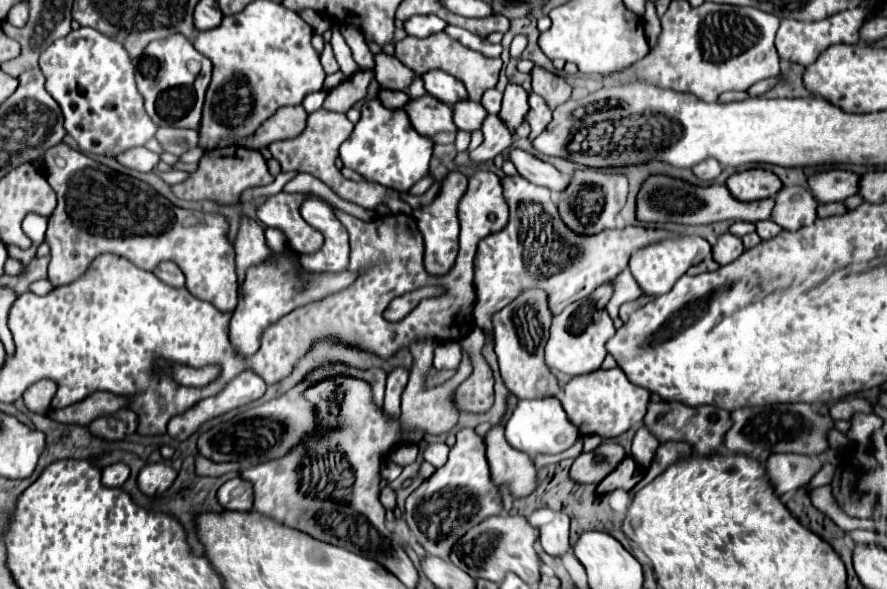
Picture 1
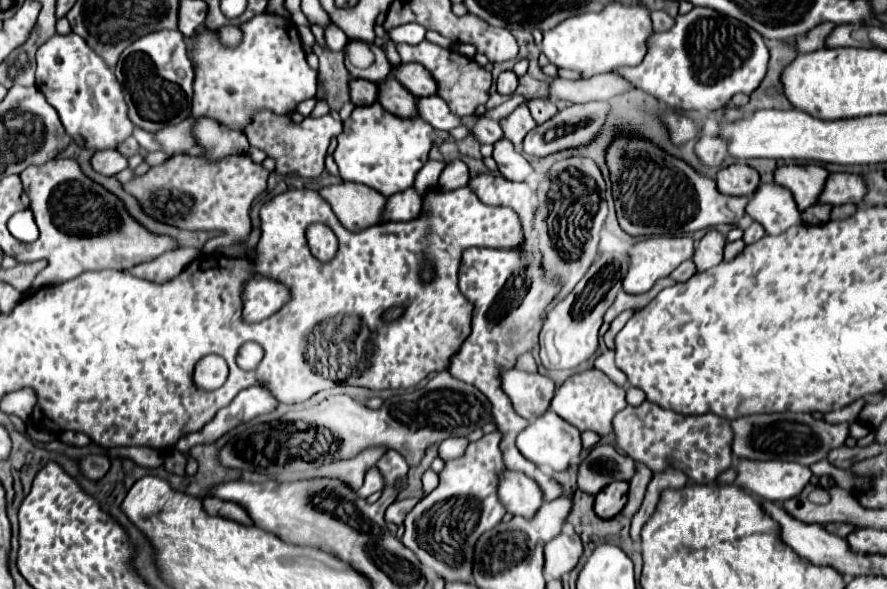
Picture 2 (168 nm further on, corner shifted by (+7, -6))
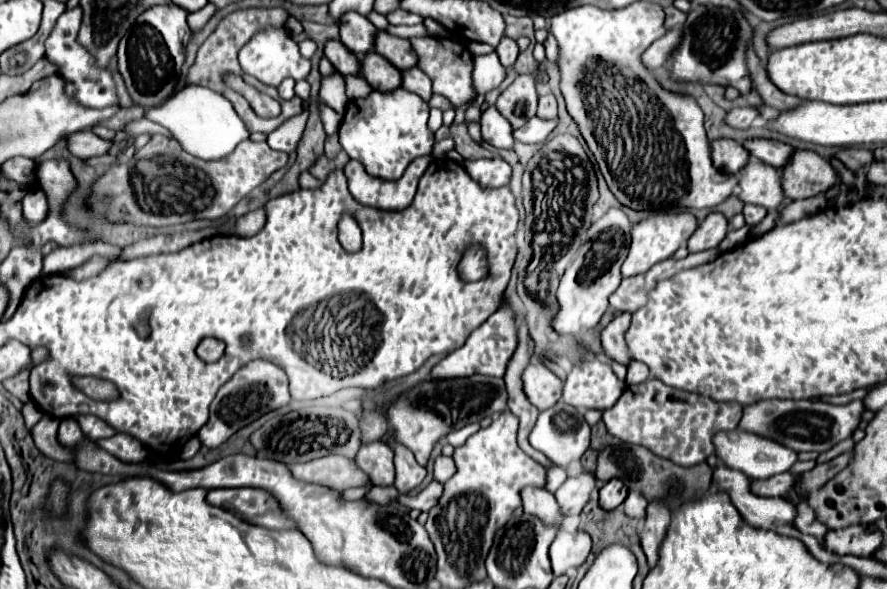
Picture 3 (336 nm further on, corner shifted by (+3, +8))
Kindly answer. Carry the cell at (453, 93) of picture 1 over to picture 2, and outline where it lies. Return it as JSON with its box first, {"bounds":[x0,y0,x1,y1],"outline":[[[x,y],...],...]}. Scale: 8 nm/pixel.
{"bounds":[391,63,437,97],"outline":[[[401,63],[391,69],[395,79],[415,97],[425,97],[425,95],[435,95],[437,85],[429,71],[419,65],[419,63]]]}

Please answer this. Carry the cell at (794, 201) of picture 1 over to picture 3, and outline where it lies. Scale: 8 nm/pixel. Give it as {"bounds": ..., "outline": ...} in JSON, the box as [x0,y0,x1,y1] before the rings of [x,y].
{"bounds":[739,157,785,211],"outline":[[[751,157],[739,179],[739,199],[743,203],[761,205],[767,211],[777,209],[785,199],[781,173],[775,167],[763,165],[763,161]]]}

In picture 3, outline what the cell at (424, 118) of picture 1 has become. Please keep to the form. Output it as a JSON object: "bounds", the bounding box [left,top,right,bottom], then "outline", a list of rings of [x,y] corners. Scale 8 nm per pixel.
{"bounds":[363,53,403,91],"outline":[[[367,53],[363,61],[363,75],[377,91],[395,91],[403,85],[403,75],[379,53]]]}

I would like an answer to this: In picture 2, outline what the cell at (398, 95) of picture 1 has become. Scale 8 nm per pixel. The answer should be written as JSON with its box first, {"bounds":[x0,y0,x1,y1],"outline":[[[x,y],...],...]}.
{"bounds":[349,79,377,105],"outline":[[[351,79],[349,95],[353,105],[371,105],[377,101],[377,87],[375,83],[367,83],[365,79]]]}

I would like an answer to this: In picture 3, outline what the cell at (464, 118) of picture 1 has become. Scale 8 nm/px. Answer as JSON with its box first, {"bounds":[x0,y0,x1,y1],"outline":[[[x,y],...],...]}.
{"bounds":[403,67,433,103],"outline":[[[419,67],[403,73],[403,87],[407,91],[411,91],[411,93],[417,93],[425,103],[429,103],[429,99],[433,97],[431,79]]]}

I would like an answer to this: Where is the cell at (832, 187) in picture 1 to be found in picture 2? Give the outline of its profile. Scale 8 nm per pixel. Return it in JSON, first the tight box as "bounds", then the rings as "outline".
{"bounds":[773,165,829,212],"outline":[[[783,165],[773,171],[773,181],[793,193],[801,212],[819,201],[827,177],[829,173],[821,165]]]}

